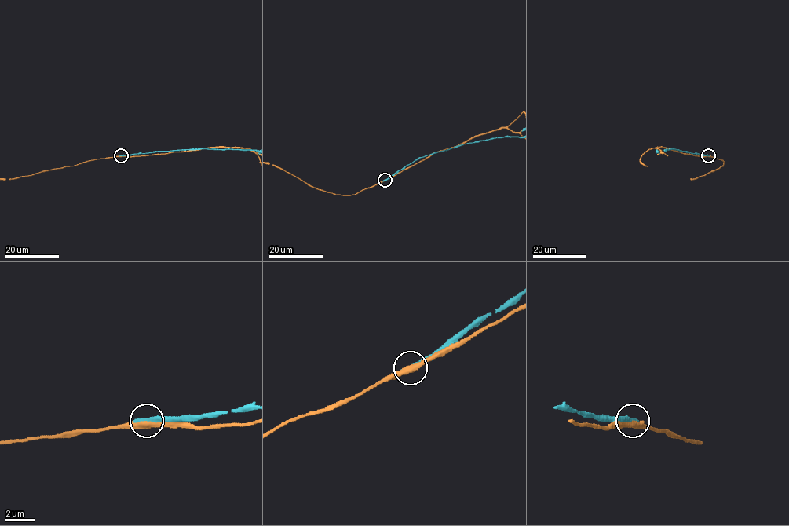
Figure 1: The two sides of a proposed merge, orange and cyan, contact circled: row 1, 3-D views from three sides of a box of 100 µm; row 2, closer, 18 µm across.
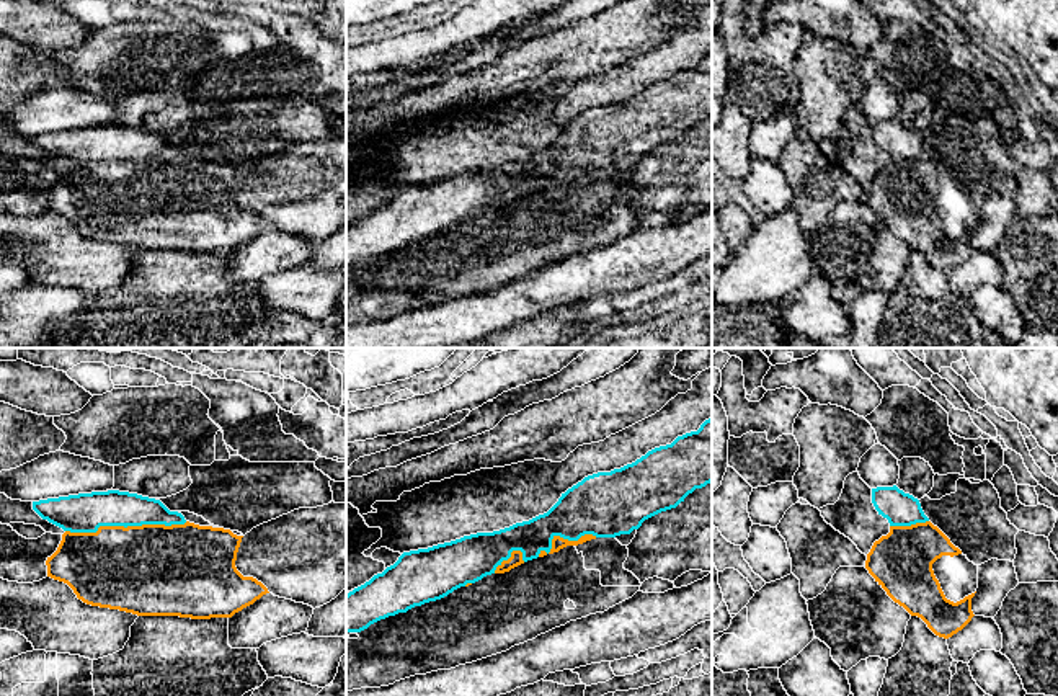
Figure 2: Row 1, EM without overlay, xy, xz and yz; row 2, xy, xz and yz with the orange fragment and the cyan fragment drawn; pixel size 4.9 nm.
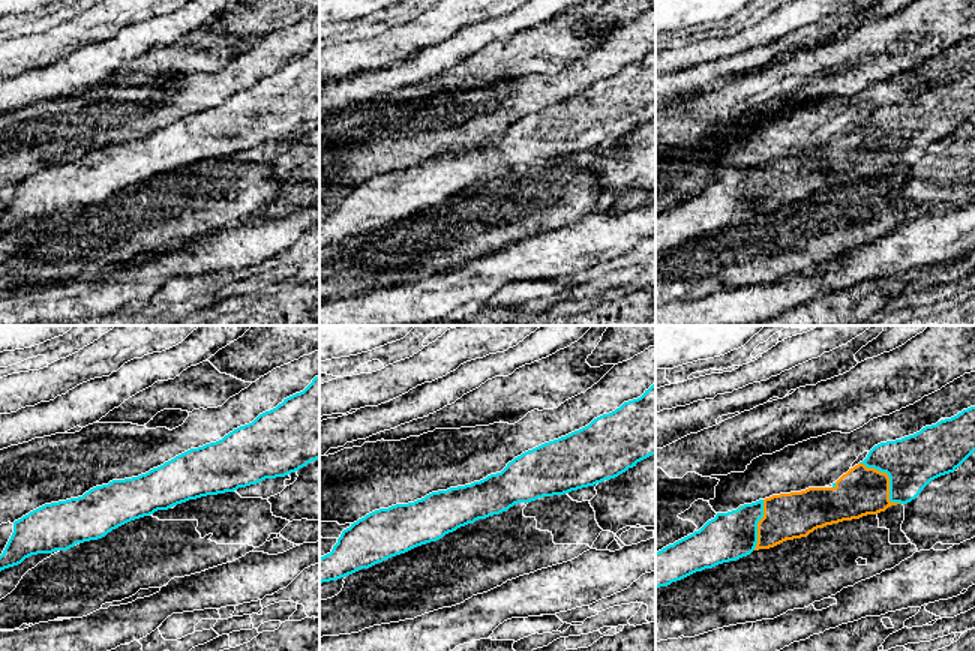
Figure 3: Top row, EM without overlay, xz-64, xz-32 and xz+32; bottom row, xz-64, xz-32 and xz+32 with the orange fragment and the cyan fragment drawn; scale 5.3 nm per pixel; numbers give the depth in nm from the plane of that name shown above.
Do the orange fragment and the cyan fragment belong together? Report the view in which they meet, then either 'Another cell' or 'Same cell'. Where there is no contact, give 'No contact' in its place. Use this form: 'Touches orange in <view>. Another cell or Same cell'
Touches orange in xy. Another cell

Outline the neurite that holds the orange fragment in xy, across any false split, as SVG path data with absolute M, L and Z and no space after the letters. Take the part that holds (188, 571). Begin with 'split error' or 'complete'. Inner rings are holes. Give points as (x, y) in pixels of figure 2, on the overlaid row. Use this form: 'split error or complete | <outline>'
complete | M184 524L100 526L96 533L62 534L57 551L47 557L47 577L67 583L87 605L119 609L137 616L180 616L191 619L232 618L253 605L268 588L253 577L243 577L237 567L237 552L243 536L230 529Z

